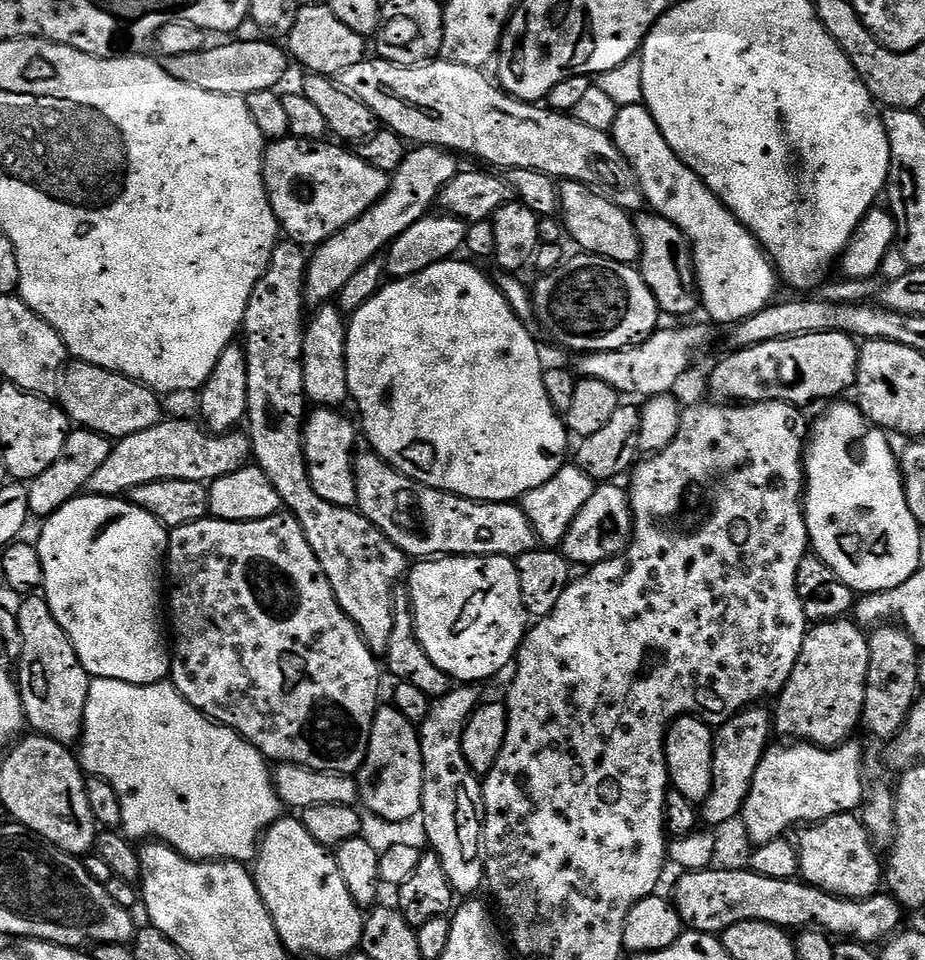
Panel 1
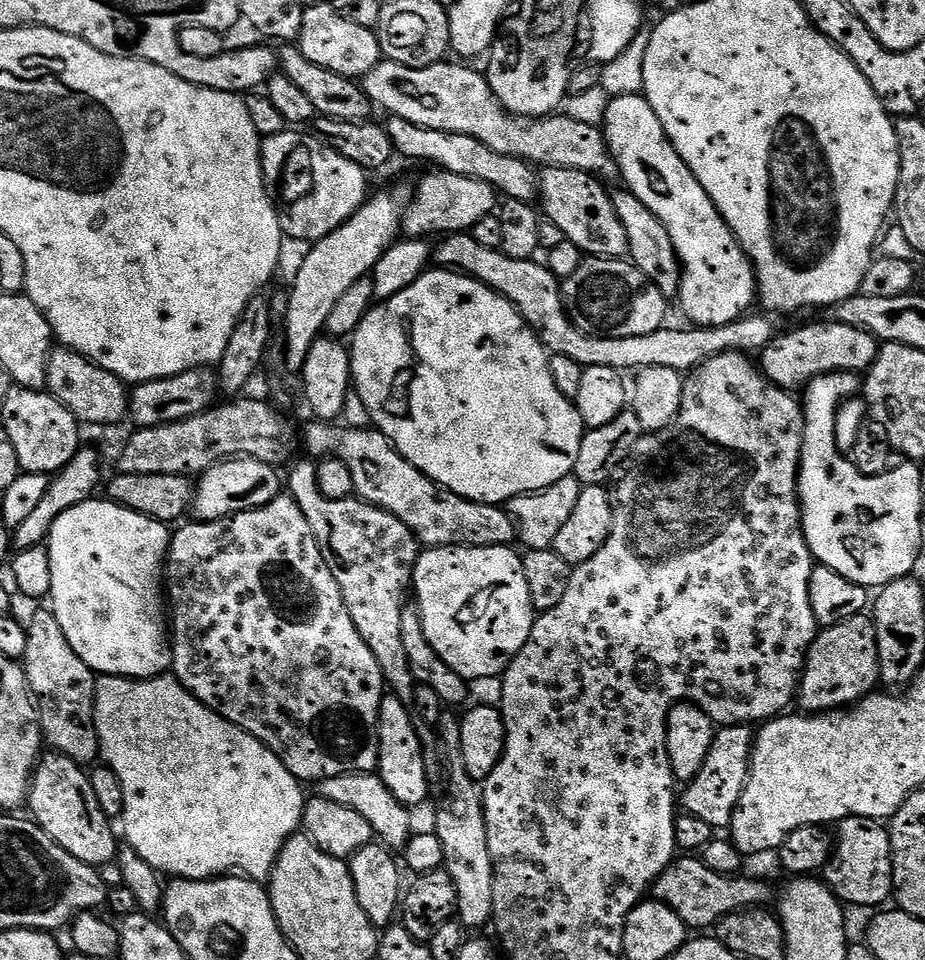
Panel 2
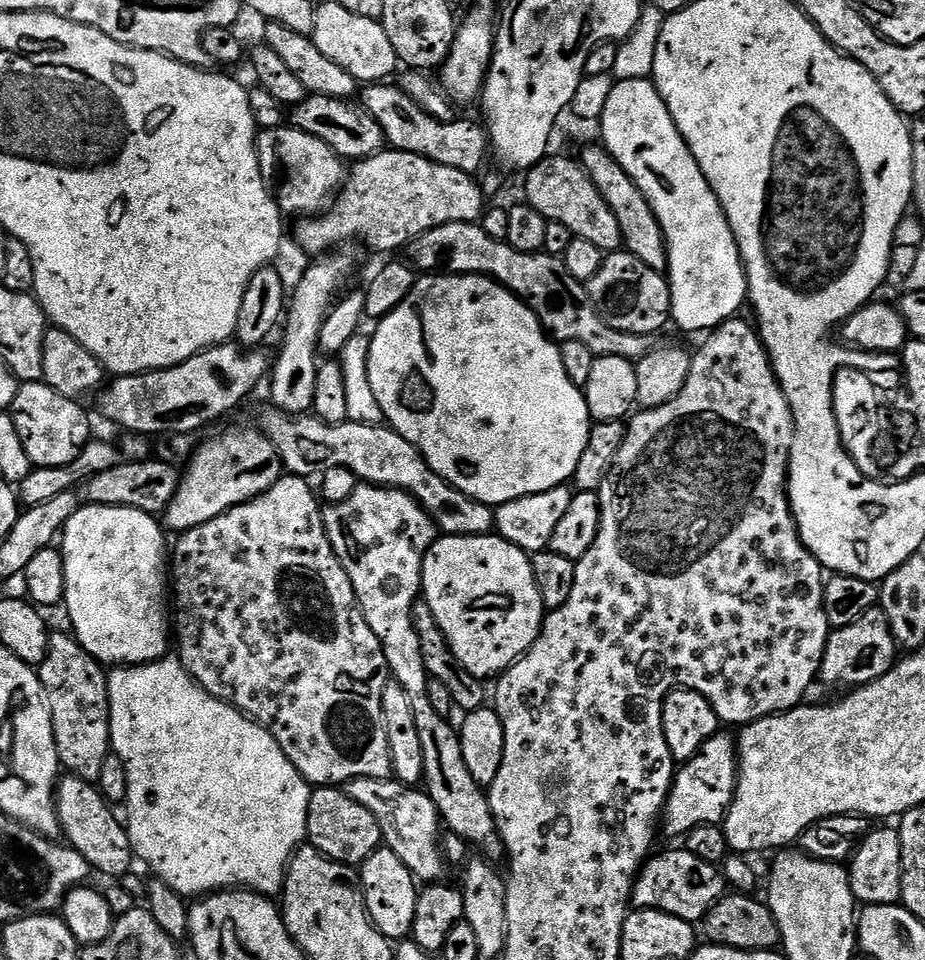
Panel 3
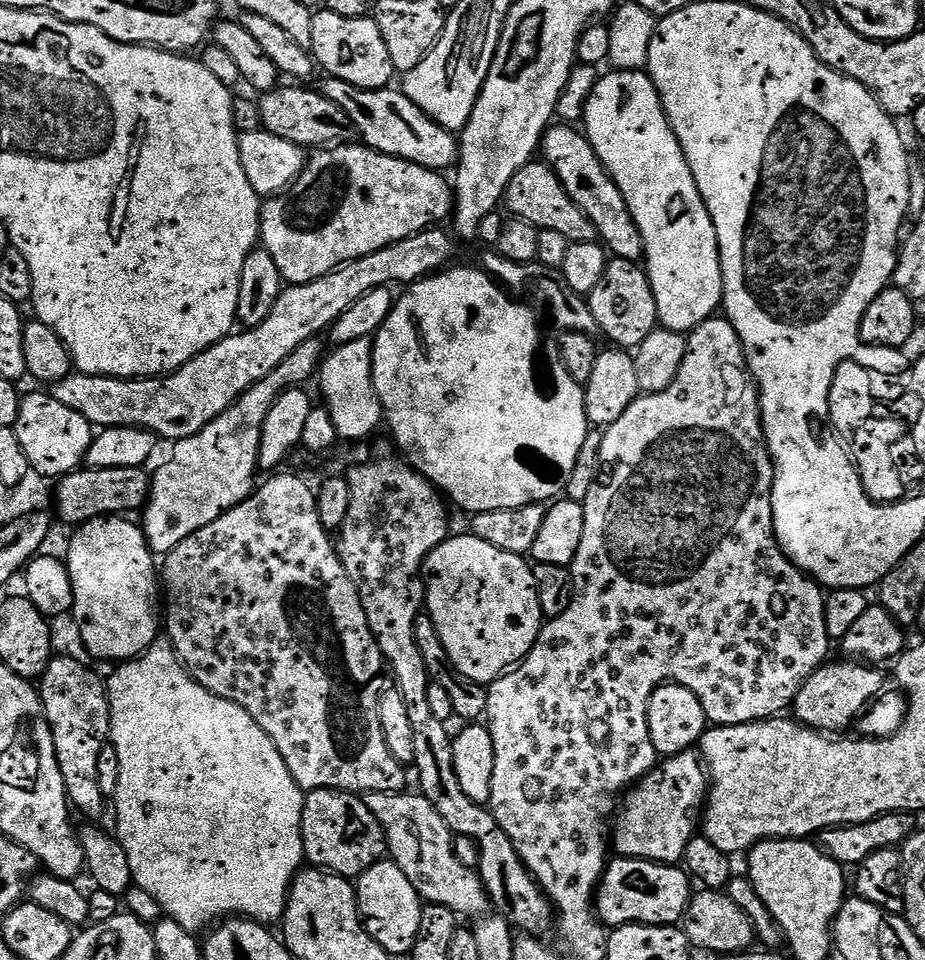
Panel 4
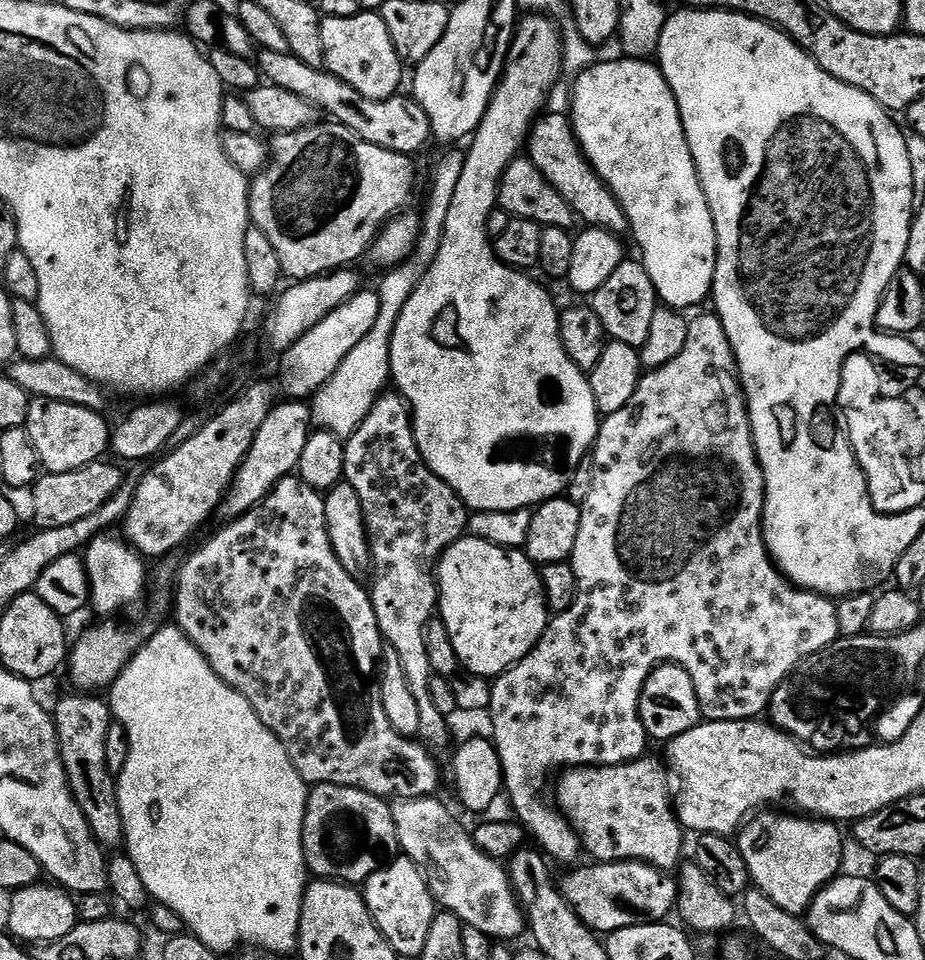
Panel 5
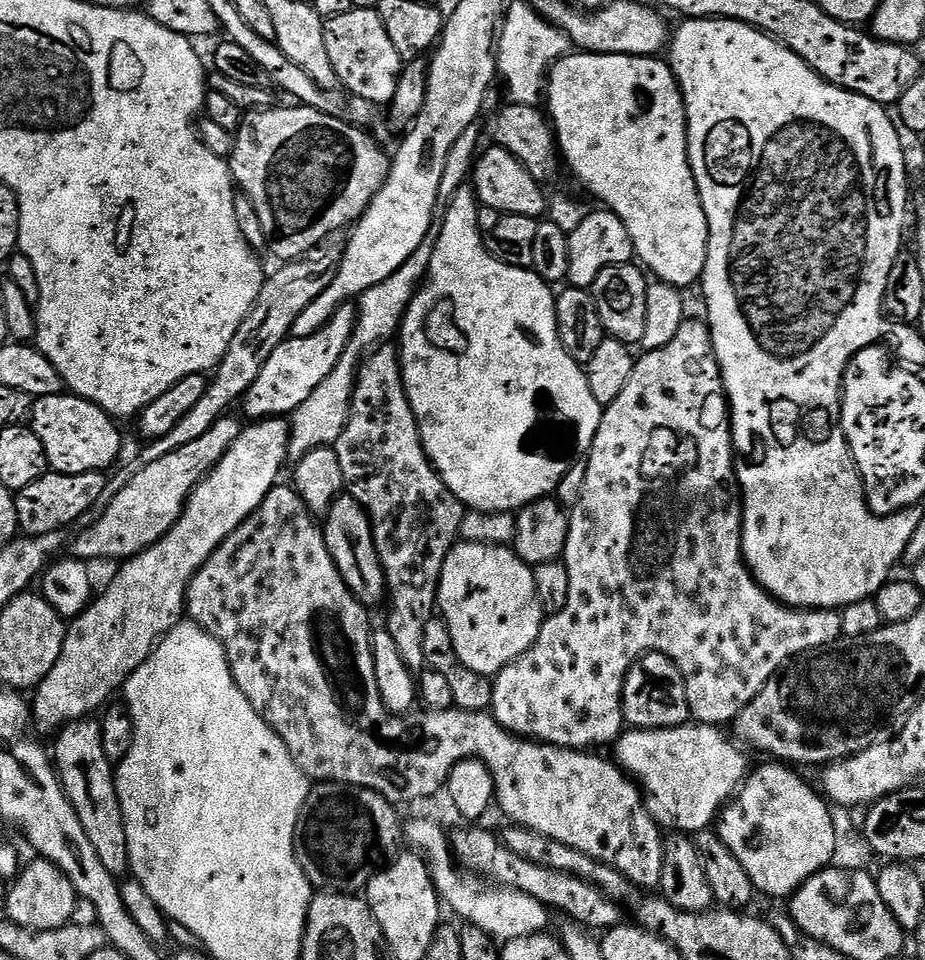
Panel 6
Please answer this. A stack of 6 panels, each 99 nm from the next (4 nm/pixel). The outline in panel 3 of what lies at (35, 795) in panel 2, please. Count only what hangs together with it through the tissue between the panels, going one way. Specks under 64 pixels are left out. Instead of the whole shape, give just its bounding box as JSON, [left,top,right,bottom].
[54,775,134,878]

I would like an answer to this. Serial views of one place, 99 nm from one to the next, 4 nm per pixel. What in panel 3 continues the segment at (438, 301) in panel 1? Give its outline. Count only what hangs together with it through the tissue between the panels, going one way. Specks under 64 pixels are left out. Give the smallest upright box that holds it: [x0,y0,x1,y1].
[368,274,594,506]

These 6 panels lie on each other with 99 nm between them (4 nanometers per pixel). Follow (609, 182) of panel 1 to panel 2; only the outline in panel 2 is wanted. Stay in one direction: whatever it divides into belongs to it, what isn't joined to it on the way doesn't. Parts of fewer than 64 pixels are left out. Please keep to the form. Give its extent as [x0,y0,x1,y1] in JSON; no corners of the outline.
[362,59,617,181]

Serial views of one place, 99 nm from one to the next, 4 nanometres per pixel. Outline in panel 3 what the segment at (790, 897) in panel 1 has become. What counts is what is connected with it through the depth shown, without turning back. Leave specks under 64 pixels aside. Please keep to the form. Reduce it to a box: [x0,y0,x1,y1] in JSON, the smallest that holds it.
[630,850,726,922]

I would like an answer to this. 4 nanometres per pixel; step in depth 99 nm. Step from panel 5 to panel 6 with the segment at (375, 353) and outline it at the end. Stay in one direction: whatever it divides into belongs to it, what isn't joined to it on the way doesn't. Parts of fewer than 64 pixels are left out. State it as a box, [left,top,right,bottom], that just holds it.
[288,127,481,461]

